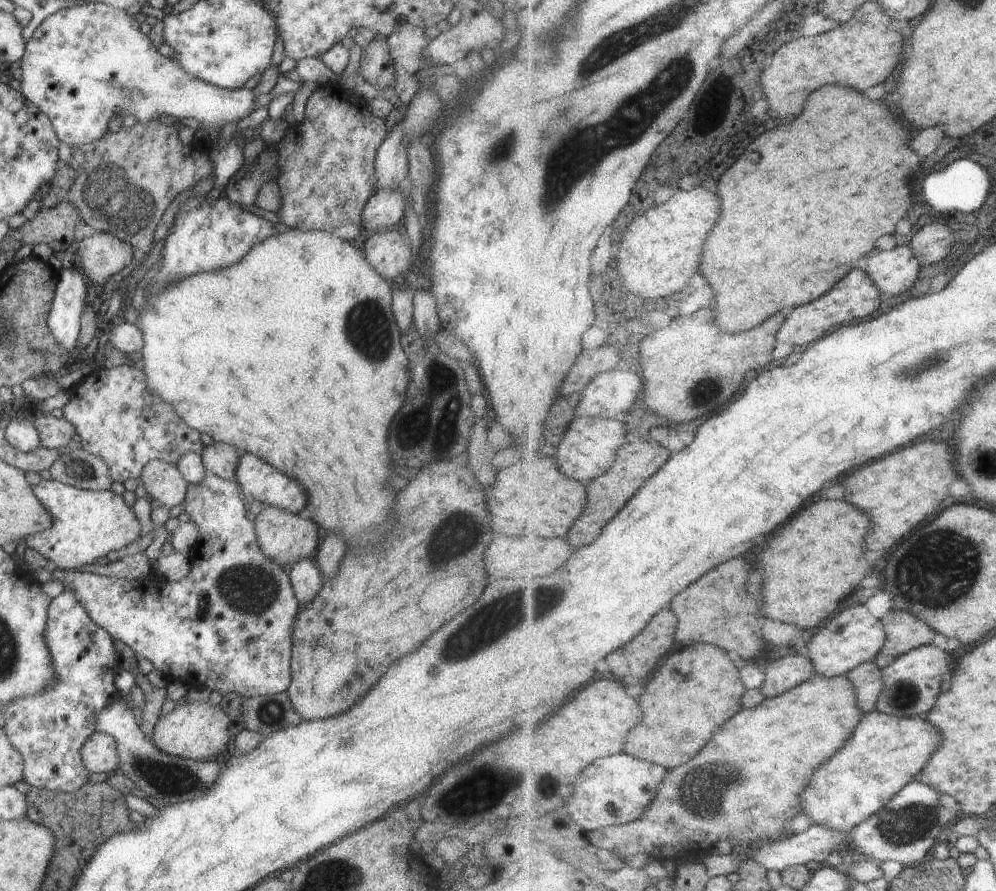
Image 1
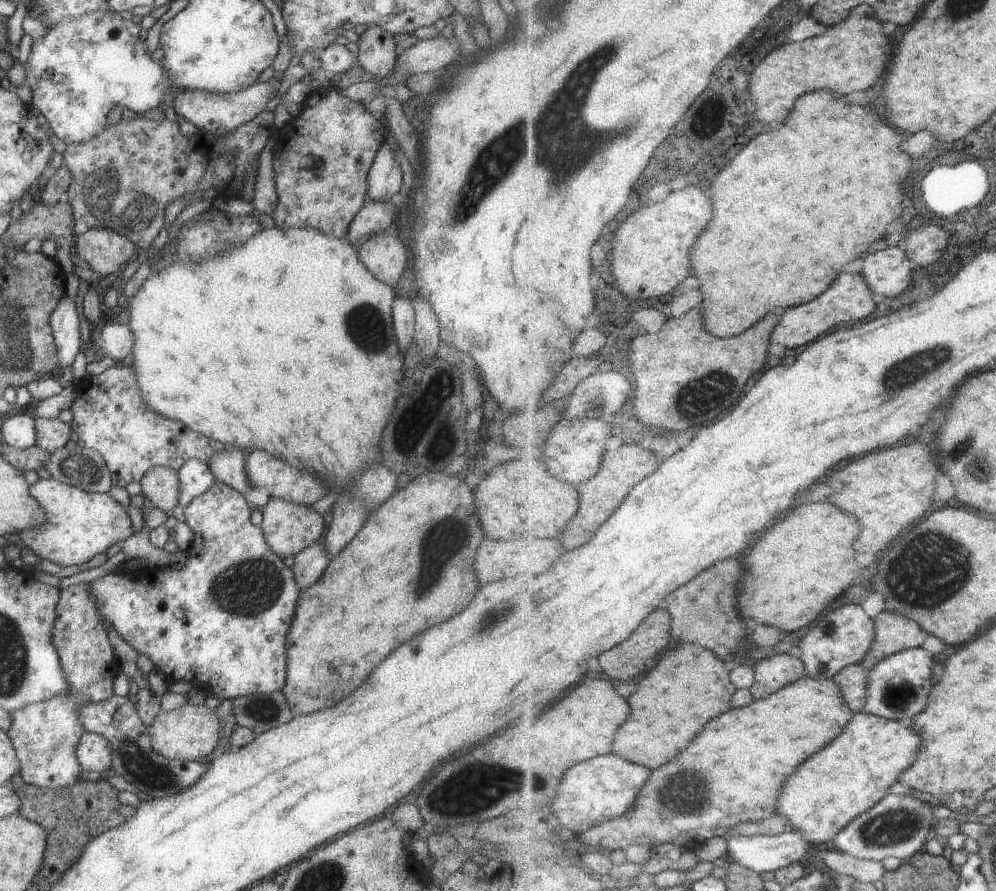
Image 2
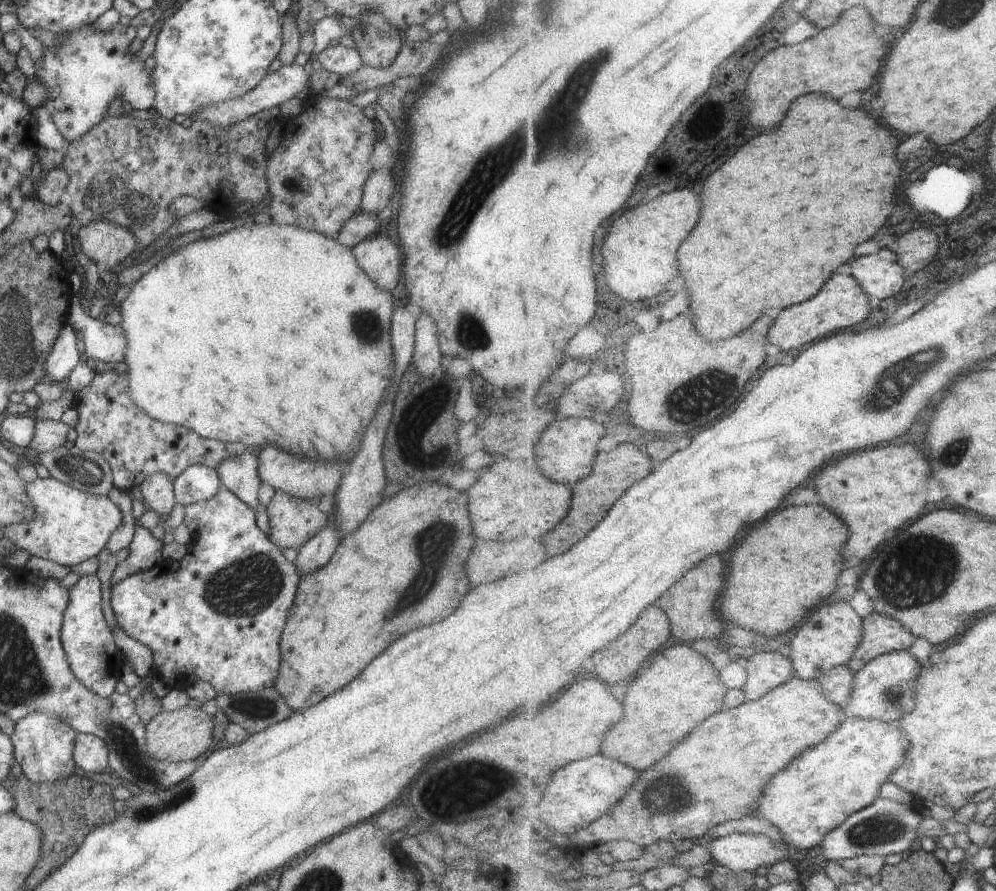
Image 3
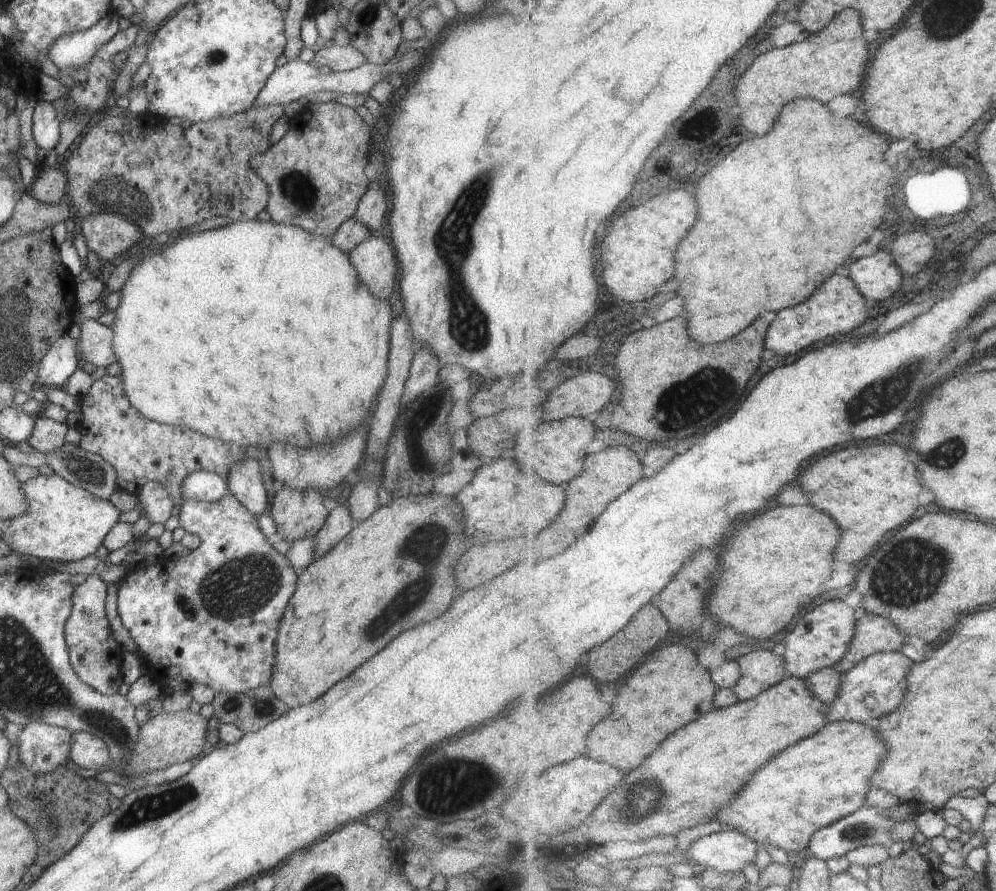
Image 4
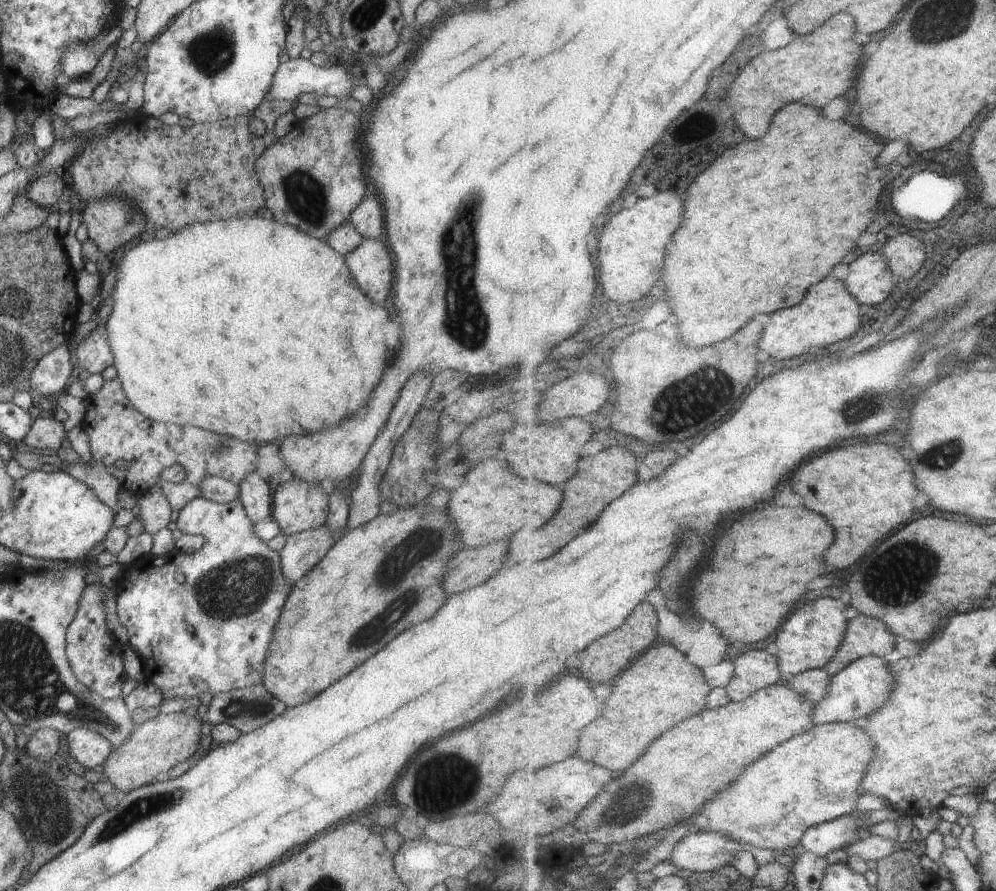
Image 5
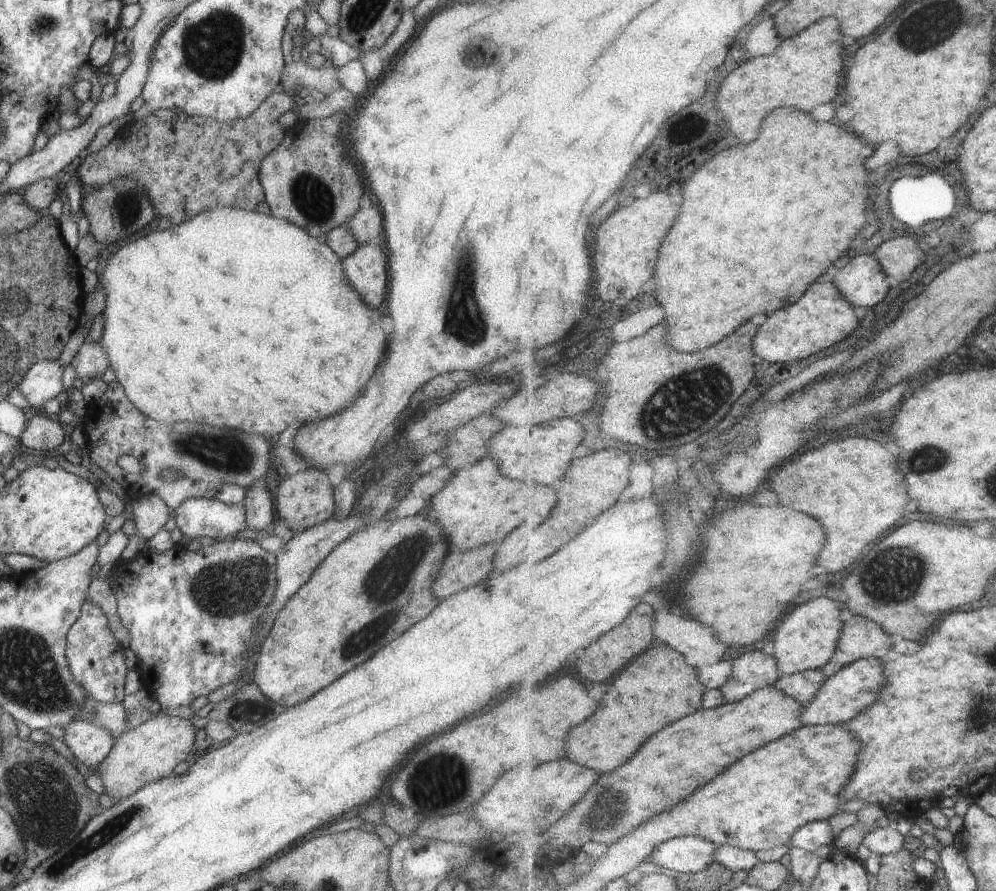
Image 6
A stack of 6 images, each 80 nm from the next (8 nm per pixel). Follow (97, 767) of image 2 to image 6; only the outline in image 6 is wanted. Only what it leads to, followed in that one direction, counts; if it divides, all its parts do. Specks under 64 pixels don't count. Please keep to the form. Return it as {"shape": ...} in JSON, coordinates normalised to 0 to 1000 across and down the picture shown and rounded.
{"shape":[[[71,809],[64,819],[63,832],[77,854],[95,864],[111,842],[114,828],[90,810]]]}

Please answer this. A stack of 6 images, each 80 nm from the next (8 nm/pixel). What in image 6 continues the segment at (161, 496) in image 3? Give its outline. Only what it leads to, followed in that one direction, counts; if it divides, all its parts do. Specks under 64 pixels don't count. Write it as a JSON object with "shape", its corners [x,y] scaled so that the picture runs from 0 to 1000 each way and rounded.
{"shape":[[[146,553],[133,562],[129,570],[133,575],[137,599],[149,605],[164,593],[171,571],[156,553]]]}

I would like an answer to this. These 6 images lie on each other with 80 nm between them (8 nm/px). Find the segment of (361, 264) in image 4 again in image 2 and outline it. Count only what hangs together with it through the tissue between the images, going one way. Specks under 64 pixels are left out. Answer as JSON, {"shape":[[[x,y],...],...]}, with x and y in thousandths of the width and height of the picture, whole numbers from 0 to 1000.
{"shape":[[[388,260],[371,264],[357,275],[360,292],[385,319],[395,323],[411,297],[411,279]]]}

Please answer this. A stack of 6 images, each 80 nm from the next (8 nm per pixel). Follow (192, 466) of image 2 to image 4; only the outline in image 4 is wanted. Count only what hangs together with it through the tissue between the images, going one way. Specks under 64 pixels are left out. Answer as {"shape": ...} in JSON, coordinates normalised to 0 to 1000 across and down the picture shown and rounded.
{"shape":[[[200,526],[184,535],[181,541],[181,563],[220,561],[230,553],[228,542],[223,534],[214,529]]]}

